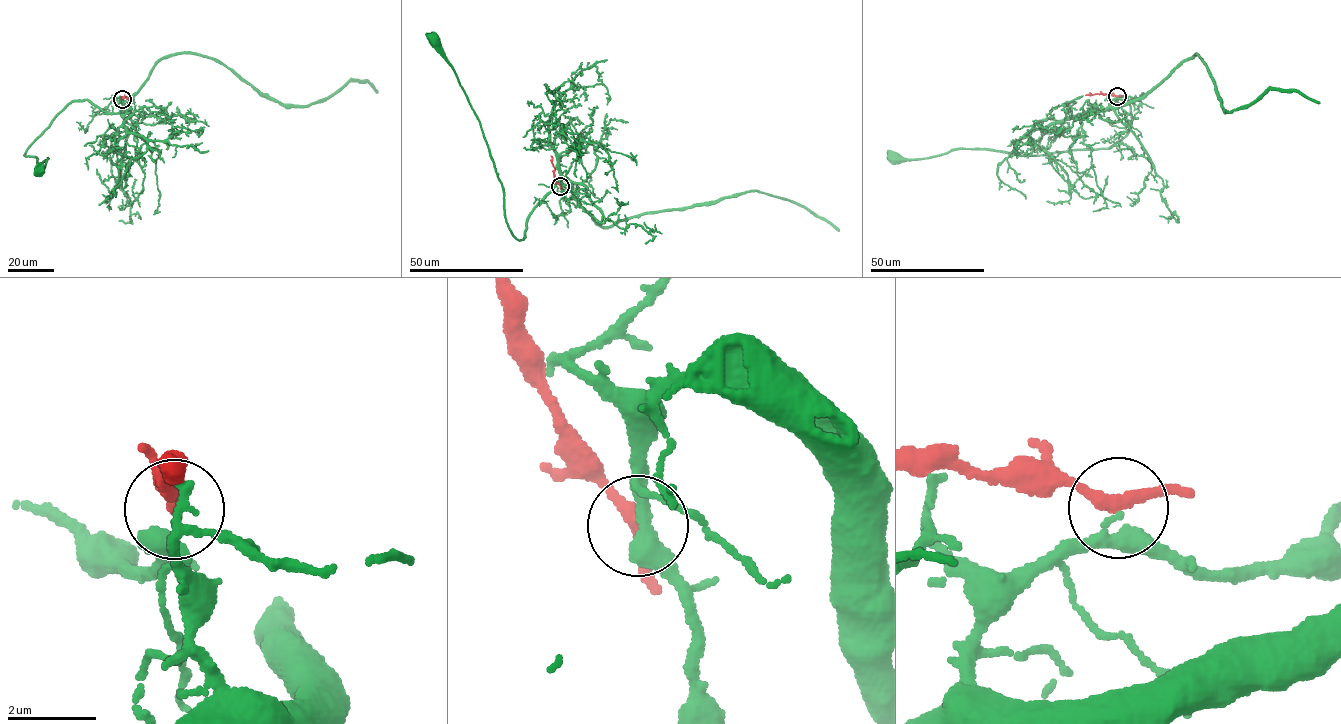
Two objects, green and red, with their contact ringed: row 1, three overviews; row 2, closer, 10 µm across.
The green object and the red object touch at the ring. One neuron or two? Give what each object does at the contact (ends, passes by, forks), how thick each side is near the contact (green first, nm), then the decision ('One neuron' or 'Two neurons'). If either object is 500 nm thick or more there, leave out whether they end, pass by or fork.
At the ring green passes by. At the ring red passes by. Thickness 170 nm (green) against 260 nm. Two neurons

